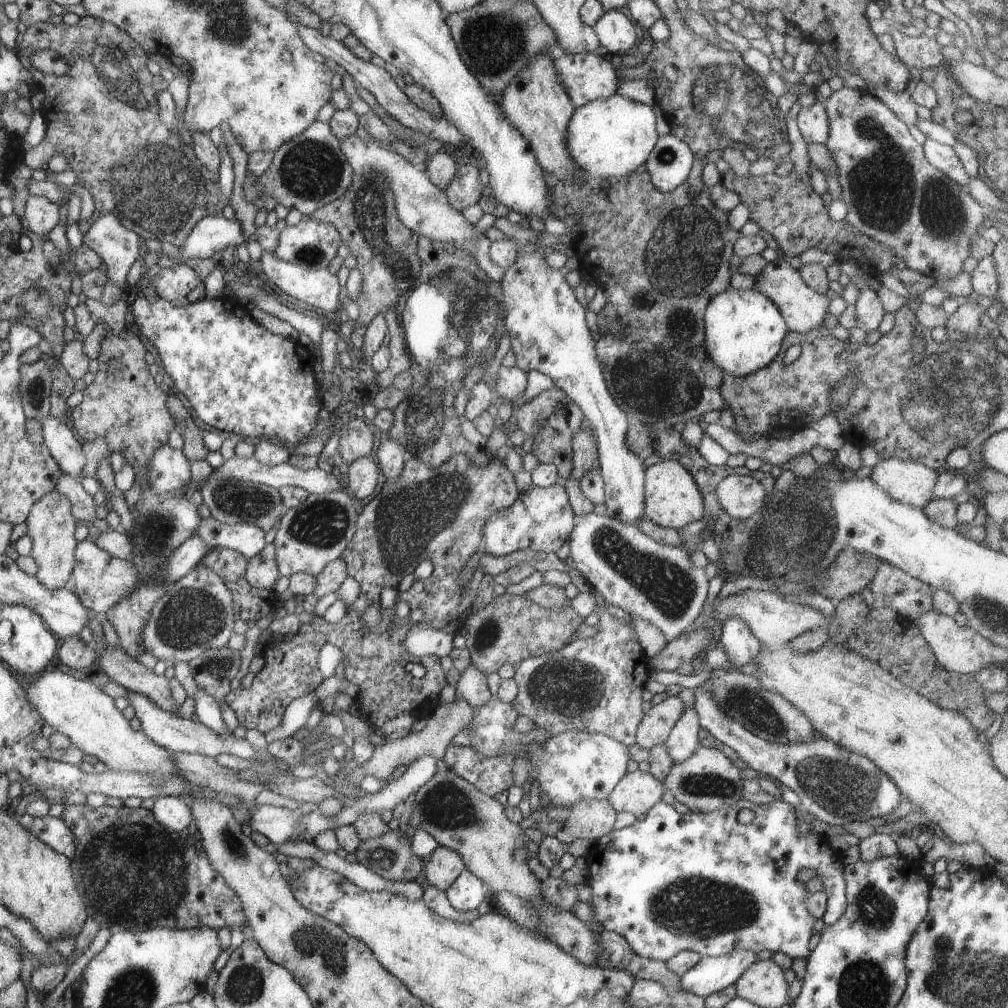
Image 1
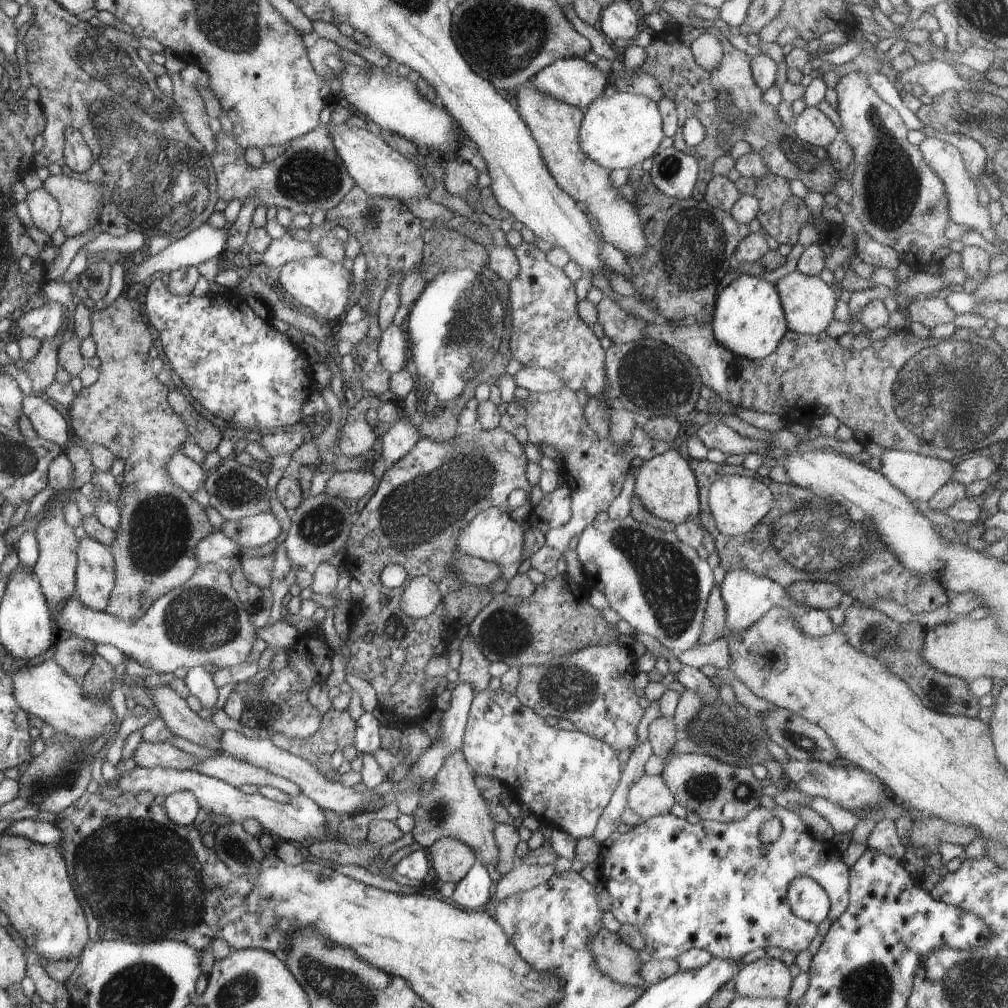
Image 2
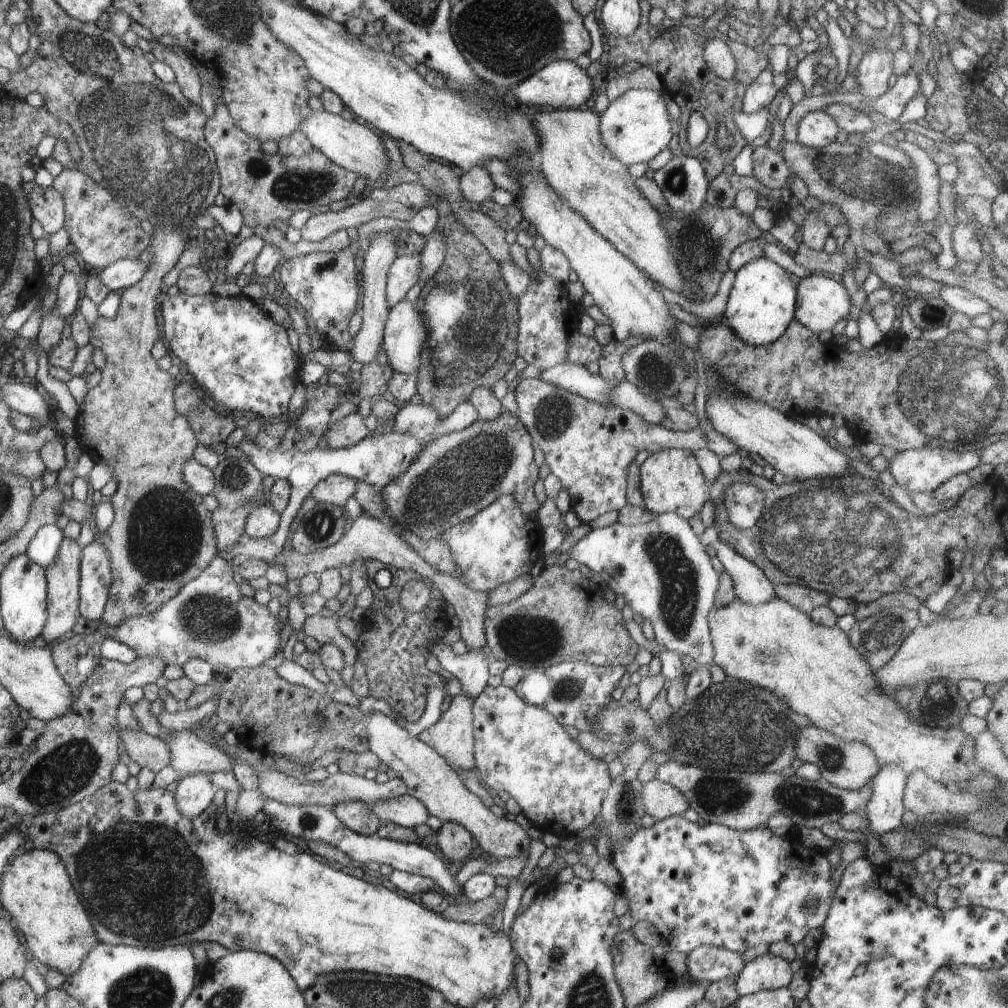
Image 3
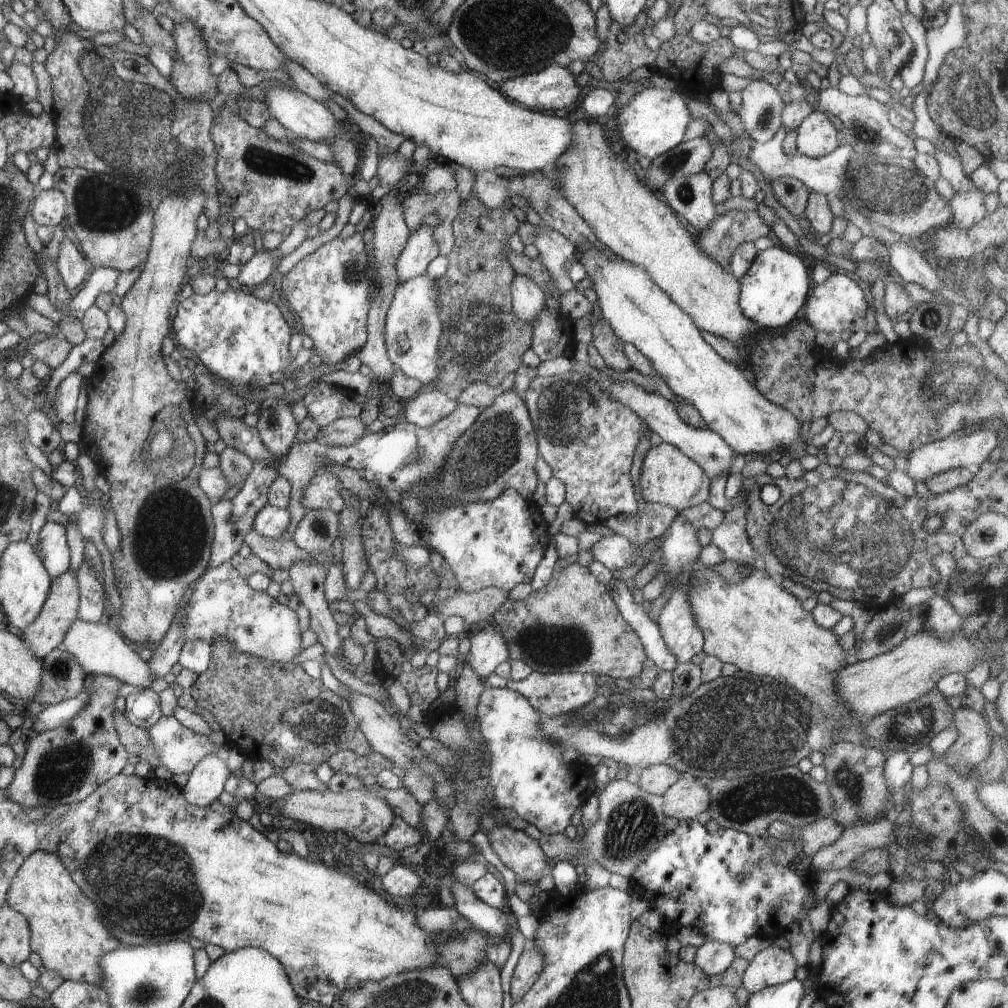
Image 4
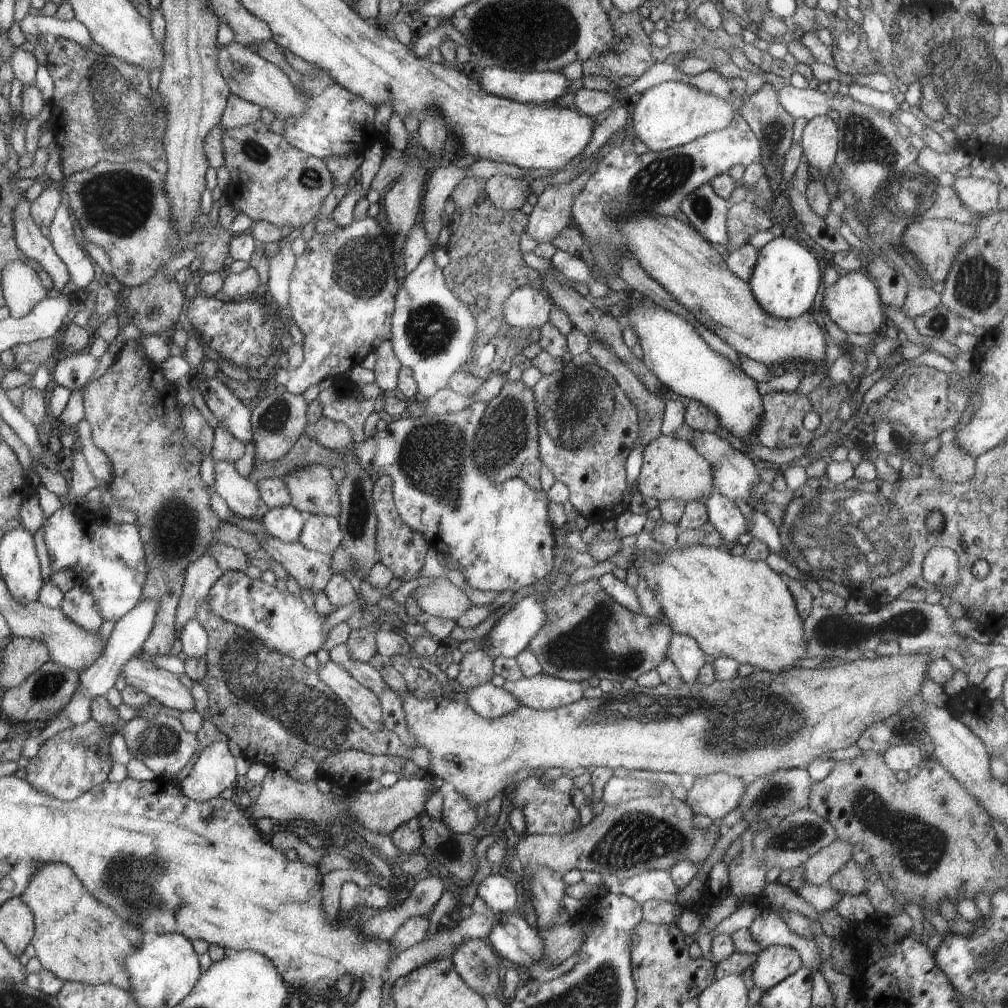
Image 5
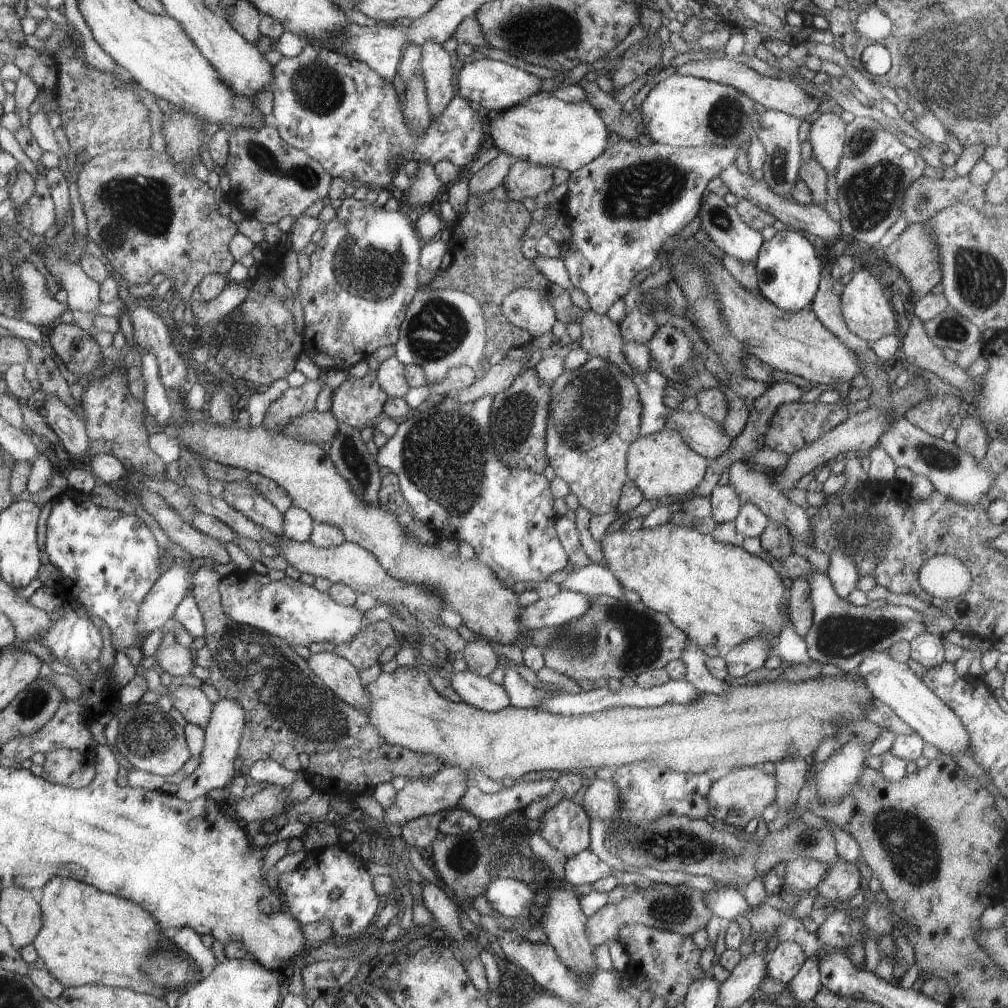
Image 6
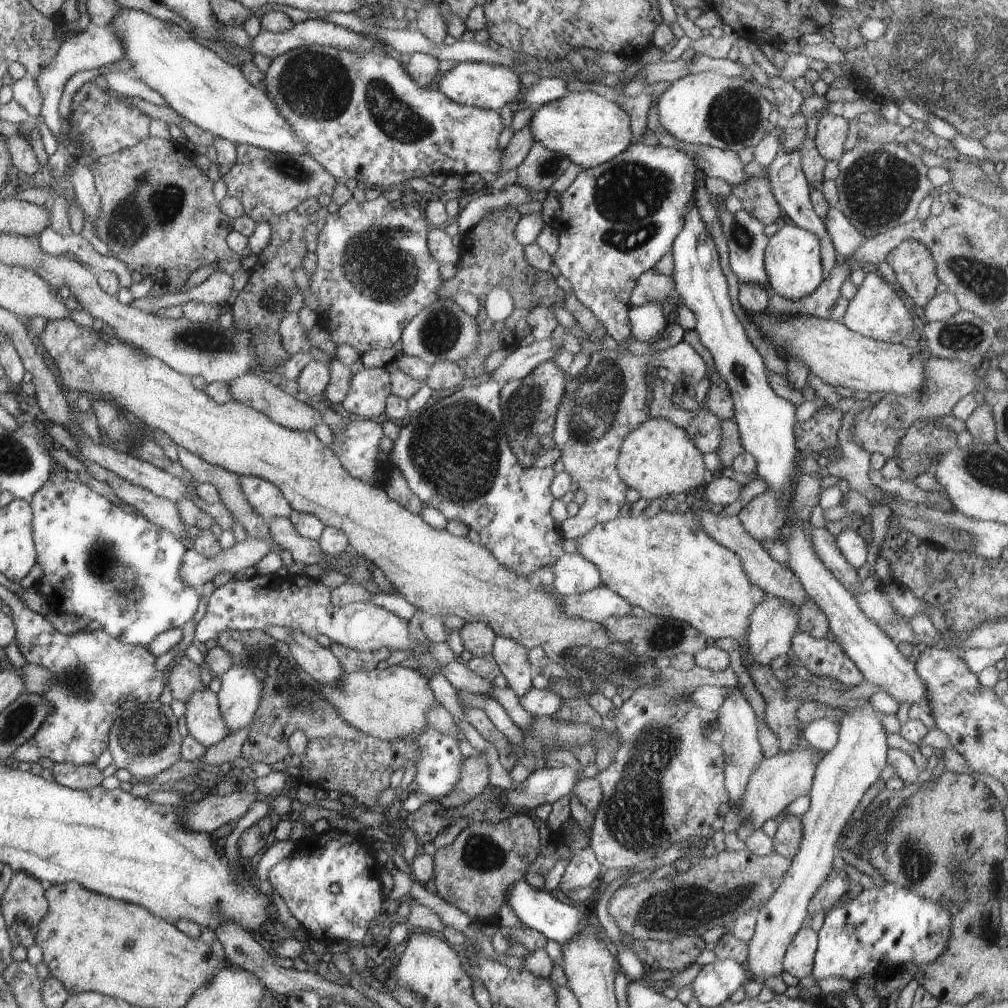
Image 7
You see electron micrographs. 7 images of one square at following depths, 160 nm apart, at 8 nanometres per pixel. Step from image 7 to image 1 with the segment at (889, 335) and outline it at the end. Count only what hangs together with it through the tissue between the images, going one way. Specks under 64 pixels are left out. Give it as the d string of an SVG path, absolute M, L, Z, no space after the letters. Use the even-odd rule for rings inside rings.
M781 257L764 265L763 271L755 278L752 288L767 296L778 307L789 331L804 334L812 330L812 328L822 326L824 317L829 312L830 300L826 295L806 286L806 283L801 279L800 273L790 267L788 260Z

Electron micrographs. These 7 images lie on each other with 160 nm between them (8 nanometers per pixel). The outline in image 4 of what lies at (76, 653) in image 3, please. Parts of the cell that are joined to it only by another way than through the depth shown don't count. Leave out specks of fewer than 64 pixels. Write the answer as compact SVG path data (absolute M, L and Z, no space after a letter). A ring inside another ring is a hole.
M54 649L43 658L43 685L35 701L43 707L74 698L88 686L87 671L67 650Z

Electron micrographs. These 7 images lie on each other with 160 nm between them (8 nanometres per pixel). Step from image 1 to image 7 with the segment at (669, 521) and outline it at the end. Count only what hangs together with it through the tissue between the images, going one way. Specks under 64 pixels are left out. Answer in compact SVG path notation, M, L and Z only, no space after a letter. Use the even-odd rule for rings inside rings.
M649 418L622 441L617 460L619 475L628 488L640 493L641 498L654 500L660 496L681 498L688 492L703 487L709 478L704 458L687 432L673 422Z

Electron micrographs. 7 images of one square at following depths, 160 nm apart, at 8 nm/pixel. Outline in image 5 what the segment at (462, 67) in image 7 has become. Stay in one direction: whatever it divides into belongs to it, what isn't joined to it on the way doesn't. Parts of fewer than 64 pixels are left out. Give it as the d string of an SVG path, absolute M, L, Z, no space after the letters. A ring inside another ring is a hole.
M486 67L478 82L487 93L530 104L567 96L570 85L560 71L512 72L500 67Z

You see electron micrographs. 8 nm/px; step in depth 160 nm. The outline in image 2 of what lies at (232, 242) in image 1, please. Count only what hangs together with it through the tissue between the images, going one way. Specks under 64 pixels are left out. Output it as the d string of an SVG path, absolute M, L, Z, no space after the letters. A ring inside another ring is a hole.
M206 222L186 237L171 242L164 251L152 255L150 260L138 260L132 273L132 281L142 284L145 278L155 272L171 273L180 267L196 267L214 256L220 255L227 247L226 229L217 228Z

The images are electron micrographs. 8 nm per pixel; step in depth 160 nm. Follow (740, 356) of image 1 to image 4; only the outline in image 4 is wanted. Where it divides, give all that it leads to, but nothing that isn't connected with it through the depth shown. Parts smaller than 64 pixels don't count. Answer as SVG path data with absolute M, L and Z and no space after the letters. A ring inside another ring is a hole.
M782 246L758 252L739 283L740 312L762 329L783 327L801 315L810 292L810 276L806 262L798 255L786 252Z

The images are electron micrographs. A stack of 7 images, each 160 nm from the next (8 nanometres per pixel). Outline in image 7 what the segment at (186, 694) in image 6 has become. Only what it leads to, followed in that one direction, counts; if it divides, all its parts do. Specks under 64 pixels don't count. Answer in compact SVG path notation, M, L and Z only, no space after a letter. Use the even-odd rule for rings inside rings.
M209 688L199 690L185 705L187 729L206 748L218 745L230 734L220 712L218 697Z

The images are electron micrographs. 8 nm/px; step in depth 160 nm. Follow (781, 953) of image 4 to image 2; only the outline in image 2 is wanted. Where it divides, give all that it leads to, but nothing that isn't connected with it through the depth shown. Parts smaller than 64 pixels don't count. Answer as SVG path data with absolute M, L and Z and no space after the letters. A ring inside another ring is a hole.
M768 956L744 964L734 976L734 990L738 997L787 999L793 979L788 969Z

